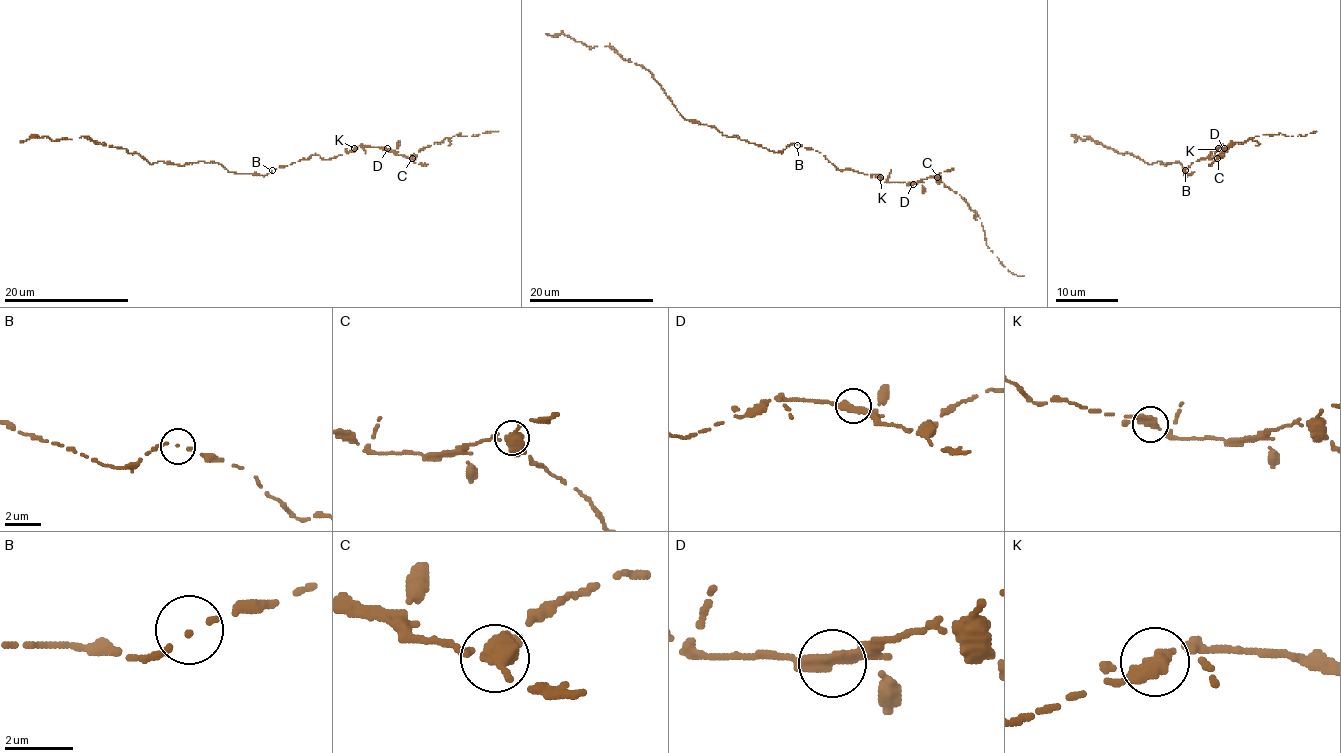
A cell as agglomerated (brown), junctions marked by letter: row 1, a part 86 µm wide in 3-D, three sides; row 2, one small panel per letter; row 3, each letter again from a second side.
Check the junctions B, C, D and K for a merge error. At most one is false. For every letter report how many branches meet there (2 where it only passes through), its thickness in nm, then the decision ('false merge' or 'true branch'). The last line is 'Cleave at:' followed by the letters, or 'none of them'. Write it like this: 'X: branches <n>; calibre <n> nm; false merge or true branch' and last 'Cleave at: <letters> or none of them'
B: branches 2; calibre 140 nm; true branch
C: branches 2; calibre 440 nm; false merge
D: branches 2; calibre 360 nm; true branch
K: branches 2; calibre 360 nm; true branch
Cleave at: C

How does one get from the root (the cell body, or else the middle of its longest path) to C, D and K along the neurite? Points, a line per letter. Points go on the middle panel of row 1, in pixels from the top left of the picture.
C: (797, 145), (820, 152), (839, 170), (878, 174), (888, 182), (916, 184), (928, 177), (938, 177)
D: (797, 145), (820, 152), (839, 170), (878, 174), (888, 182), (913, 184)
K: (797, 145), (820, 152), (839, 170), (853, 170), (880, 177)

